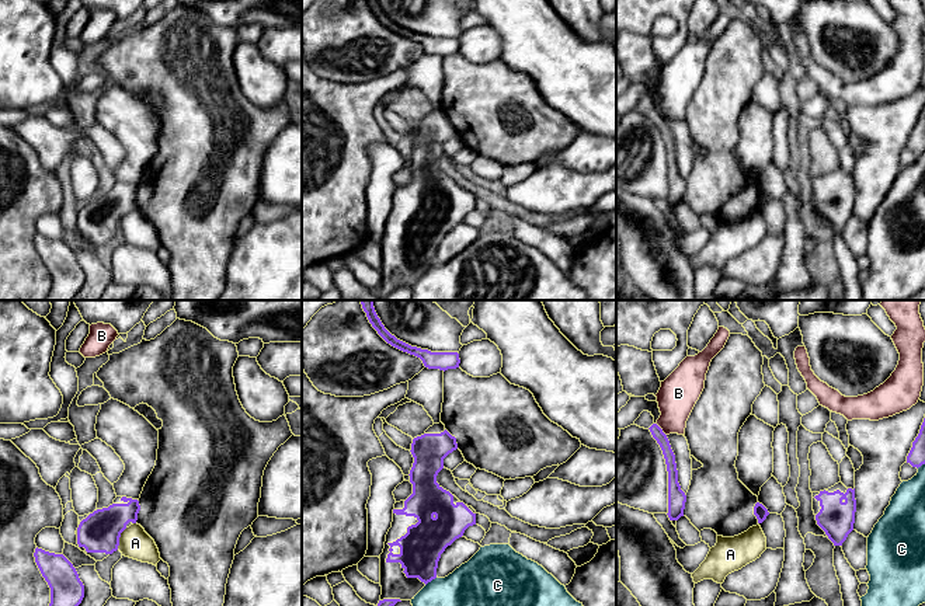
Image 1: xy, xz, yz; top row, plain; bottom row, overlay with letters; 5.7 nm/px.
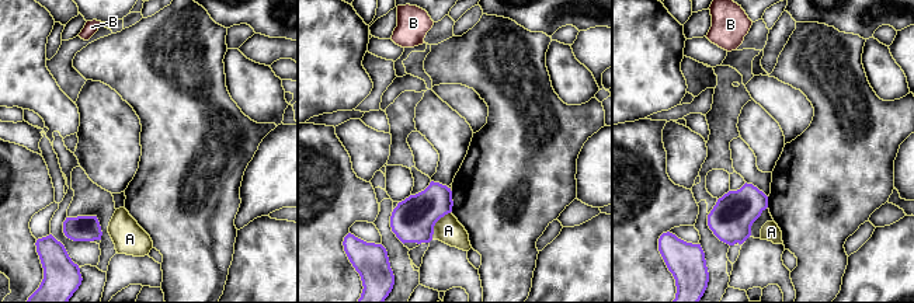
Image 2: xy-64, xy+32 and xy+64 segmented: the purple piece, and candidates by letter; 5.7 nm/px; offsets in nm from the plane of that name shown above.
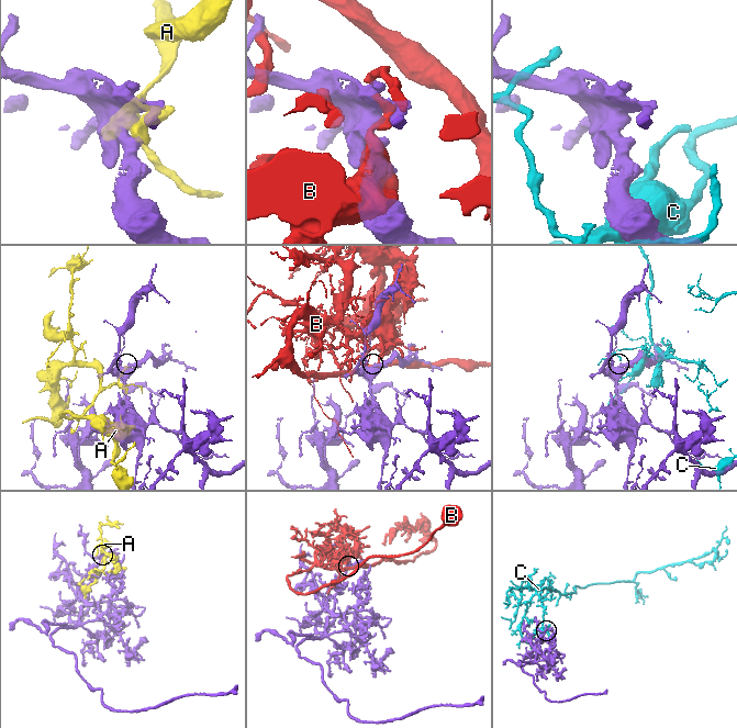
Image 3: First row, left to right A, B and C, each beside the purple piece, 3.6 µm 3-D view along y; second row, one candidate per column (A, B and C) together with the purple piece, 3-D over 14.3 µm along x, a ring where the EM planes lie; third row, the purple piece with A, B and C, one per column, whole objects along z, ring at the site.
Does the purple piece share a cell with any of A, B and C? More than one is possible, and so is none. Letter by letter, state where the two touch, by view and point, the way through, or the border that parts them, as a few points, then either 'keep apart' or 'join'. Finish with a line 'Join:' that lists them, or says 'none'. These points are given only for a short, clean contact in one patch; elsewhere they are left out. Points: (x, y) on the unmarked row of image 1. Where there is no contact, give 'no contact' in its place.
A: meets purple in xy at (118, 225); keep apart
B: meets purple in yz at (661, 115); keep apart
C: meets purple in xz at (431, 265); keep apart
Join: none

